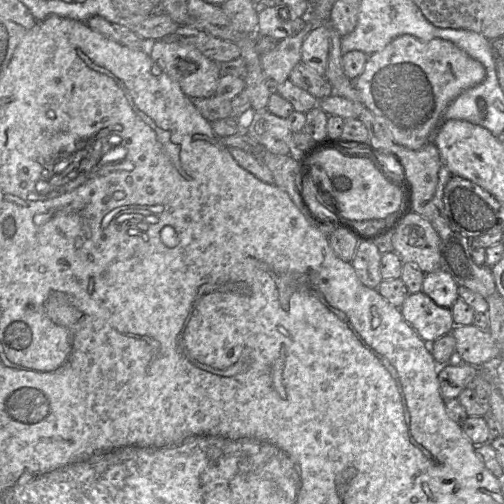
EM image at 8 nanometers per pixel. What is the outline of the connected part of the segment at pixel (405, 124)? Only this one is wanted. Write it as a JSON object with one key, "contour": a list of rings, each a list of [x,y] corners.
{"contour":[[[402,35],[392,40],[383,50],[368,56],[364,70],[354,80],[354,85],[362,103],[387,127],[394,140],[410,150],[419,150],[432,141],[449,105],[462,92],[482,83],[485,77],[483,64],[454,43],[441,38],[423,41],[412,35]]]}

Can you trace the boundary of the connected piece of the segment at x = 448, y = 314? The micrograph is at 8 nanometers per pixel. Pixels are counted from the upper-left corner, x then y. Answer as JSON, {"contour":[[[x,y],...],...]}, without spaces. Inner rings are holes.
{"contour":[[[422,291],[409,294],[399,309],[406,322],[427,344],[454,328],[451,308],[438,306]]]}

